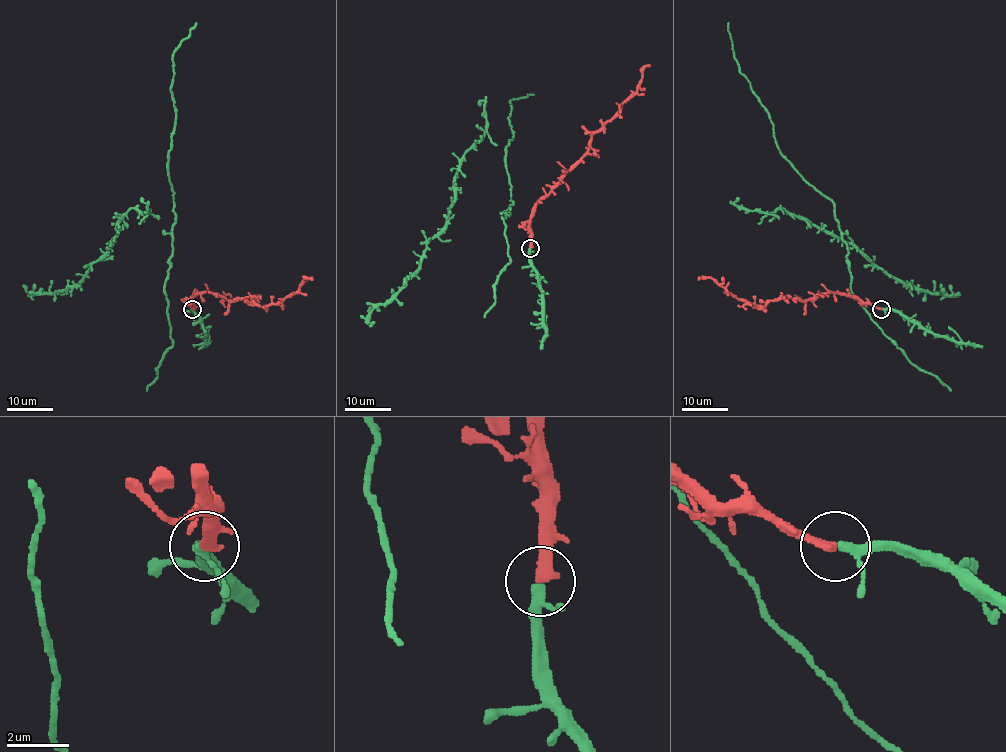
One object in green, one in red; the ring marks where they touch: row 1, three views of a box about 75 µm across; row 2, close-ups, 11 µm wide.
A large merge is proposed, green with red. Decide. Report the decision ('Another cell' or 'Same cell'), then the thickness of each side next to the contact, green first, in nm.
Same cell. Thickness 260 nm (green) against 320 nm

